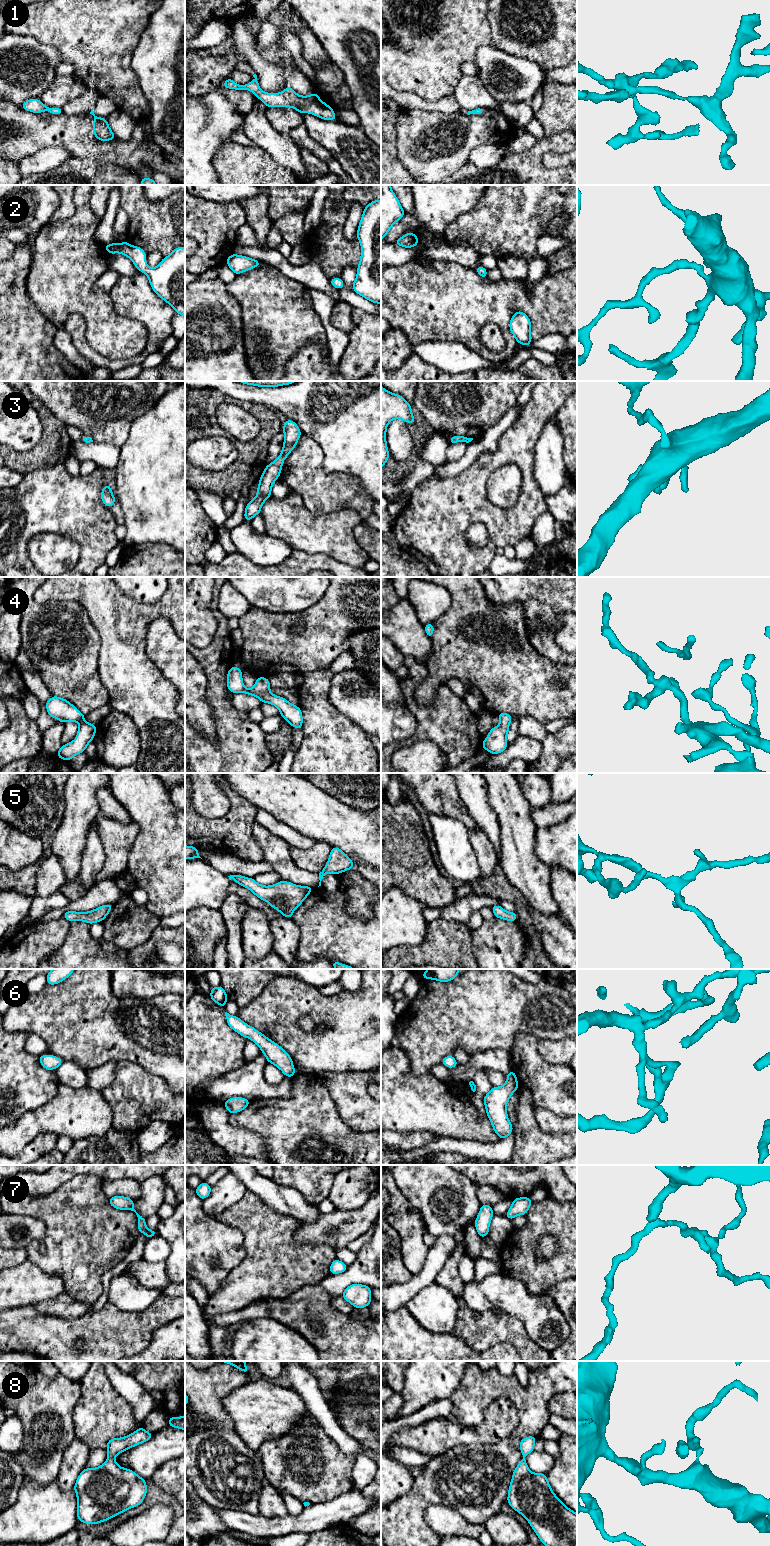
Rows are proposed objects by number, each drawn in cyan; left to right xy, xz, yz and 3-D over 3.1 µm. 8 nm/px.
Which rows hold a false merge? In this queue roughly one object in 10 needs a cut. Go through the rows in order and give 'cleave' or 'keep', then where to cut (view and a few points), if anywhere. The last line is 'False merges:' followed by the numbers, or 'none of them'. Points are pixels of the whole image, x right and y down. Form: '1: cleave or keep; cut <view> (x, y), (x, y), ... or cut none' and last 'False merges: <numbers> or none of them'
1: keep; cut none
2: keep; cut none
3: keep; cut none
4: keep; cut none
5: keep; cut none
6: keep; cut none
7: keep; cut none
8: keep; cut none
False merges: none of them

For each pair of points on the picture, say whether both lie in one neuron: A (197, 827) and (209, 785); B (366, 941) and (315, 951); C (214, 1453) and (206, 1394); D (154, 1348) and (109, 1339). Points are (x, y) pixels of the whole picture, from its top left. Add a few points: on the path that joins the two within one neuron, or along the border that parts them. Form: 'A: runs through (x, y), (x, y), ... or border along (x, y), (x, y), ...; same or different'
A: border along (195, 809), (208, 817), (221, 817), (225, 814); different
B: runs through (353, 941), (328, 941); same
C: runs through (214, 1438), (214, 1416), (207, 1409); same
D: border along (160, 1326), (154, 1331), (151, 1341), (141, 1350); different

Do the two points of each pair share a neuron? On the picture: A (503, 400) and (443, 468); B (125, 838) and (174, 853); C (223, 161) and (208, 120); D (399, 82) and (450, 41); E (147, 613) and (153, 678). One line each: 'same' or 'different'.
A: different
B: different
C: different
D: same
E: same

